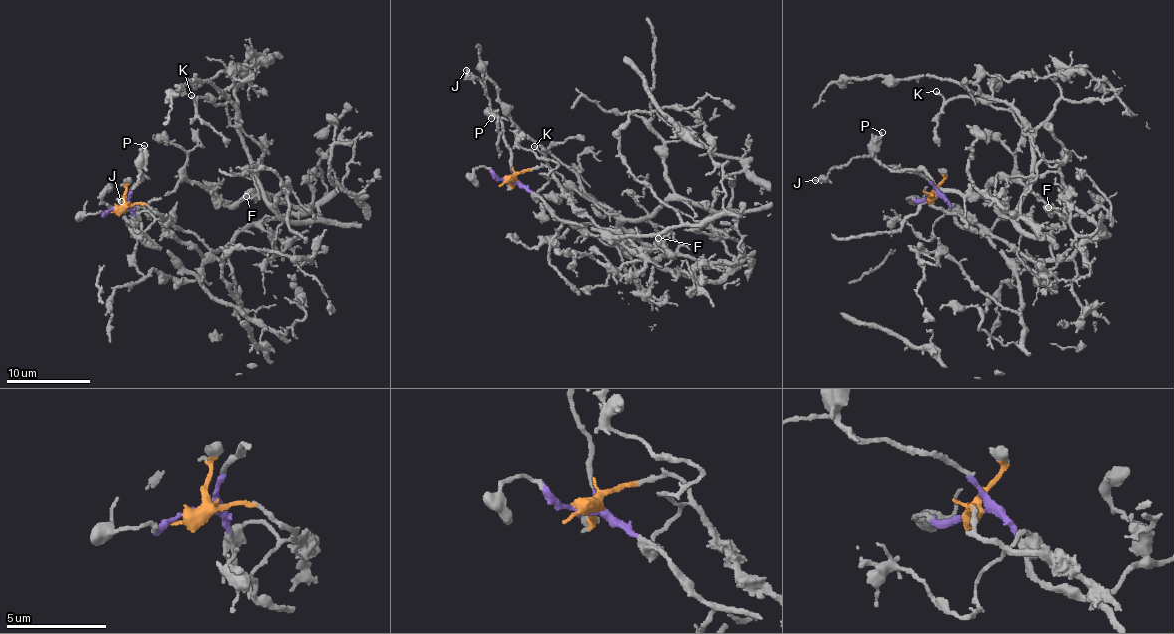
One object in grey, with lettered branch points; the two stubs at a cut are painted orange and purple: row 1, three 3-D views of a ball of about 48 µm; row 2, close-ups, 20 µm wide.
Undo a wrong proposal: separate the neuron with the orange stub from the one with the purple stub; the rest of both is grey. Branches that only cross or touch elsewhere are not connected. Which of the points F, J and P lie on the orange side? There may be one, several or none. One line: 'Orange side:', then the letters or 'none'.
Orange side: F

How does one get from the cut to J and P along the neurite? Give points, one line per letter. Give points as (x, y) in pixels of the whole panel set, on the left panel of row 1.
J: (119, 206), (124, 206), (138, 178), (143, 179), (138, 172), (142, 173), (121, 202)
P: (119, 206), (127, 204), (133, 188), (143, 179), (140, 153), (145, 146)

